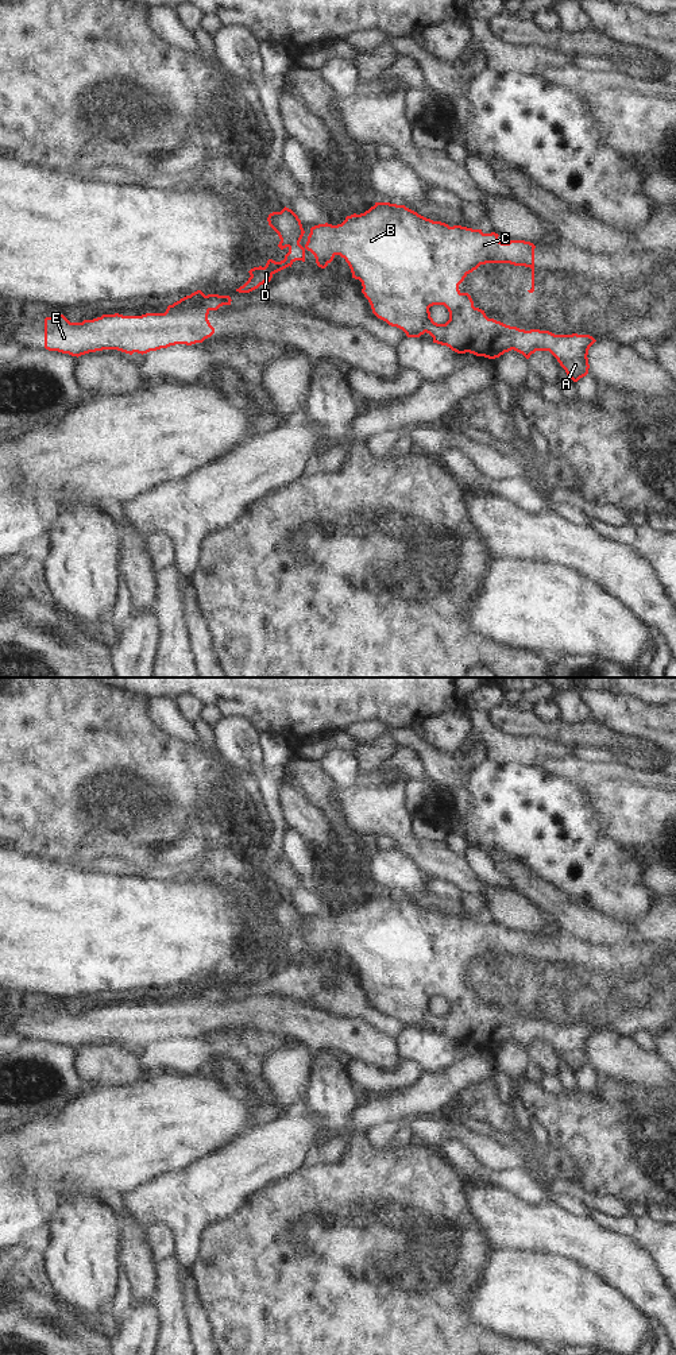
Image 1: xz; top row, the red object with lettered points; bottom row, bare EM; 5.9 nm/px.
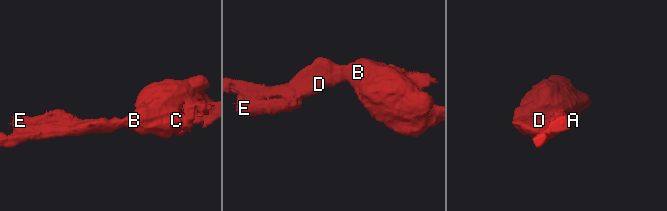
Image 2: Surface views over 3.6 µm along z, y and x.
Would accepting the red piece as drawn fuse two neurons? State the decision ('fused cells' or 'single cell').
fused cells

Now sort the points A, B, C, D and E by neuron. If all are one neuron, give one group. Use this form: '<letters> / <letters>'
A B C D / E

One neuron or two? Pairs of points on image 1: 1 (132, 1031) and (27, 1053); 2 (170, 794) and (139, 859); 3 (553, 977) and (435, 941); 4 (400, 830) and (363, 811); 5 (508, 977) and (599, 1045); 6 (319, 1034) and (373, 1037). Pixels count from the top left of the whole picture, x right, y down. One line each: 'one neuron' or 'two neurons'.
1: two neurons
2: one neuron
3: one neuron
4: one neuron
5: two neurons
6: one neuron

